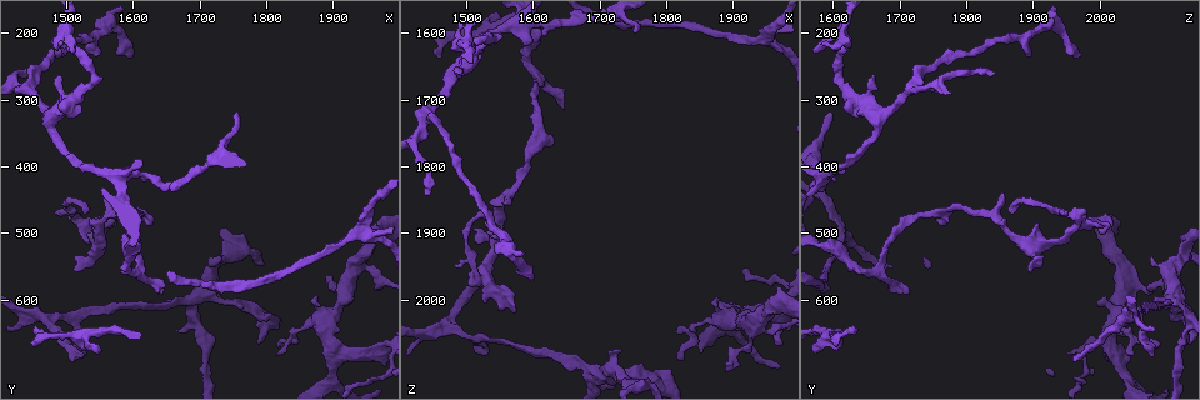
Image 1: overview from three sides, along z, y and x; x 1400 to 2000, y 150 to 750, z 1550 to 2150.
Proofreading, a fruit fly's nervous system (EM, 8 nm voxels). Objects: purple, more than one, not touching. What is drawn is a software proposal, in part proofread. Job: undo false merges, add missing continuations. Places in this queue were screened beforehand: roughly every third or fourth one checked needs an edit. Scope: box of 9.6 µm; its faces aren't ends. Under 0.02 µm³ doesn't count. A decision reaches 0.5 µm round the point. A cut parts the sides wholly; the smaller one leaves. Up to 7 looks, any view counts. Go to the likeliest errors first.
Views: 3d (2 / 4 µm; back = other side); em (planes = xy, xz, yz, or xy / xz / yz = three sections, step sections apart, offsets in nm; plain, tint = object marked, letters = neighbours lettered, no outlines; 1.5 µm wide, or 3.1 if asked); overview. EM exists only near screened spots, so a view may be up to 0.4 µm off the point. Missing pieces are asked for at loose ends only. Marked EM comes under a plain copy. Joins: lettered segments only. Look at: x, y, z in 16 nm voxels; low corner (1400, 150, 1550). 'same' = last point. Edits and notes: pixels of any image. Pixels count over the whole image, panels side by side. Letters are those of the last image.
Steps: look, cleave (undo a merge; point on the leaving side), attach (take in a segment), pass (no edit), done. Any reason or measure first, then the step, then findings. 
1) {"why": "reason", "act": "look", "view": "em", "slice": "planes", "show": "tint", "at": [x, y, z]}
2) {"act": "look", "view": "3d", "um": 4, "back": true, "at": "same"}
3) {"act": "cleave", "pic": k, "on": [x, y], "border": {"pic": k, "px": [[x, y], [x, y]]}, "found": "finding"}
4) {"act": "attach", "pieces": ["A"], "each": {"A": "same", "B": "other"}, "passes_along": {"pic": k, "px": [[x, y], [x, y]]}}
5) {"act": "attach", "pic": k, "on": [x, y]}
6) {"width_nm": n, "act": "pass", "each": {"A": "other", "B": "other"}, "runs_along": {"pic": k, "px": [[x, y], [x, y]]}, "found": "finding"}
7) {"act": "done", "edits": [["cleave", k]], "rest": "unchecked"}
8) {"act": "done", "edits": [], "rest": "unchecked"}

{"why": "free end", "act": "look", "view": "3d", "um": 2, "at": [1460, 645, 1630]}

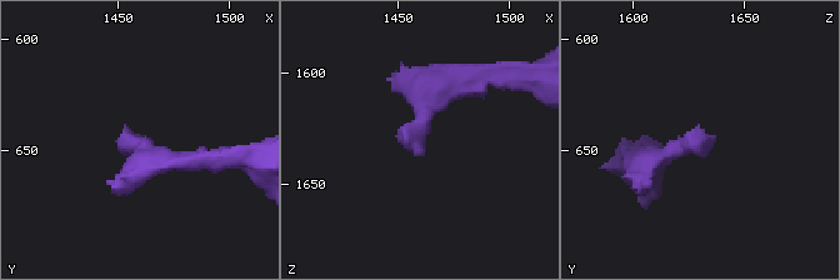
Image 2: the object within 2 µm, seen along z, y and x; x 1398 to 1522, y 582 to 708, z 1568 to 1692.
{"why": "shape alone is not enough", "act": "look", "view": "em", "slice": "xz", "step": 8, "show": "tint", "at": [1461, 643, 1637]}

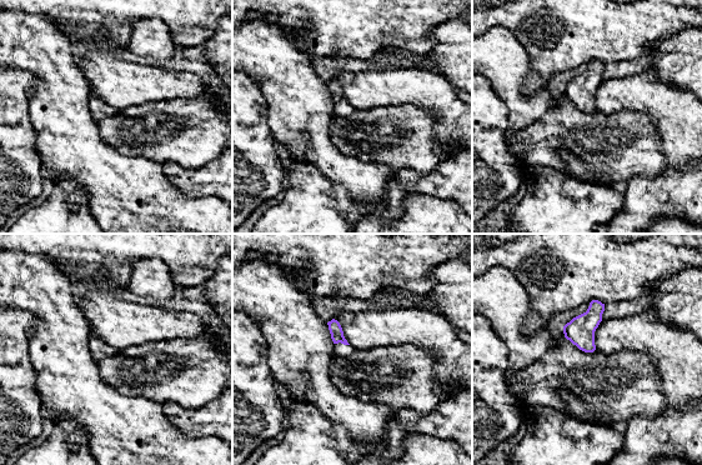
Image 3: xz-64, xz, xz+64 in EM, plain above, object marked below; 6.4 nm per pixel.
{"why": "another direction", "act": "look", "view": "em", "slice": "planes", "show": "letters", "at": "same"}

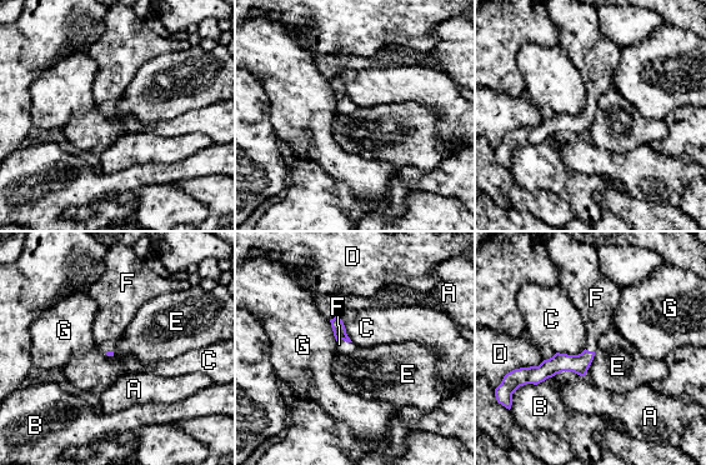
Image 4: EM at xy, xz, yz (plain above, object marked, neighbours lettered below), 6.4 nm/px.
{"longest_contact_nm": ["B", 260], "act": "attach", "pieces": ["F"], "each": {"A": "other", "B": "other", "C": "other", "D": "other", "E": "other", "F": "same", "G": "other"}, "found": "the neuron continues"}

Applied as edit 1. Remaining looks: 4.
{"act": "look", "view": "overview"}

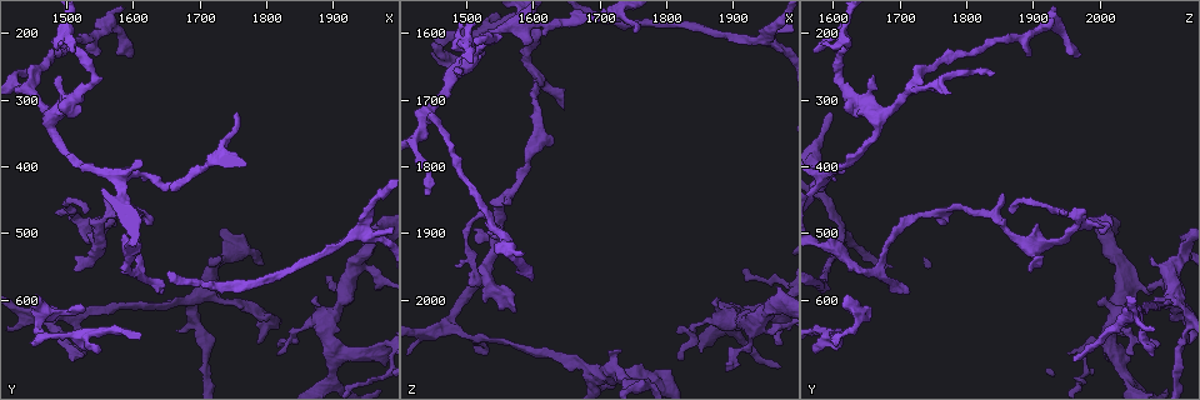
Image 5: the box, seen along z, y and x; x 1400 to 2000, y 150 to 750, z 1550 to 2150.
{"why": "an open end", "act": "look", "view": "3d", "um": 2, "back": true, "at": [1510, 690, 1960]}

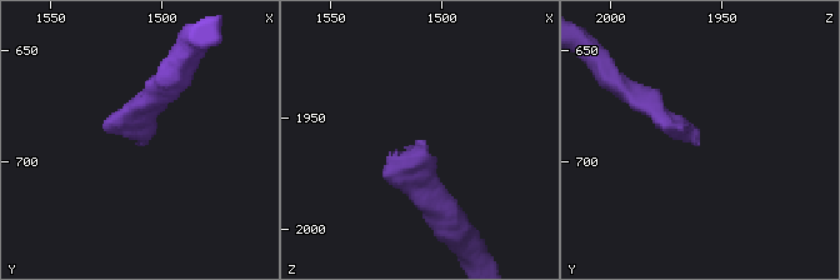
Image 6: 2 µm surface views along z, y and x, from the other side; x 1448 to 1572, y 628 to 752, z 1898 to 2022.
{"why": "now the EM", "act": "look", "view": "em", "slice": "planes", "show": "letters", "at": [1509, 691, 1960]}

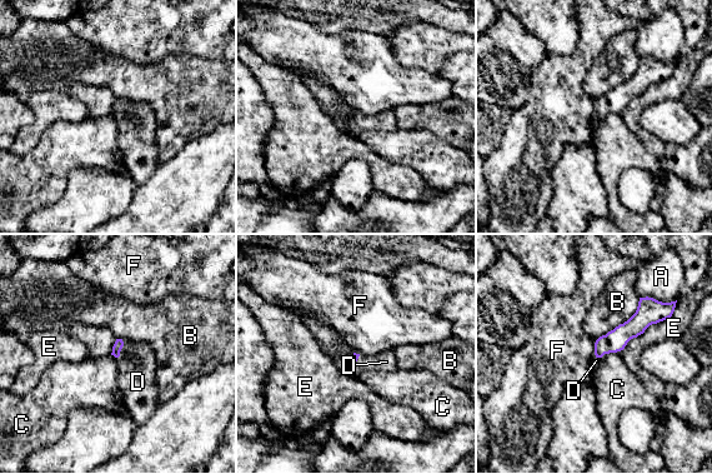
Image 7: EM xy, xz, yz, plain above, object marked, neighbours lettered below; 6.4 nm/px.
{"longest_contact_nm": ["E", 420], "act": "attach", "pieces": ["D"], "each": {"A": "other", "B": "other", "C": "other", "D": "same", "E": "other", "F": "other"}, "passes_along": {"pic": 7, "px": [[119, 343], [120, 349], [138, 382]]}, "found": "the neuron continues"}

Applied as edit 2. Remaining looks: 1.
{"why": "thin end", "act": "look", "view": "em", "slice": "planes", "show": "letters", "at": [1880, 610, 1995]}

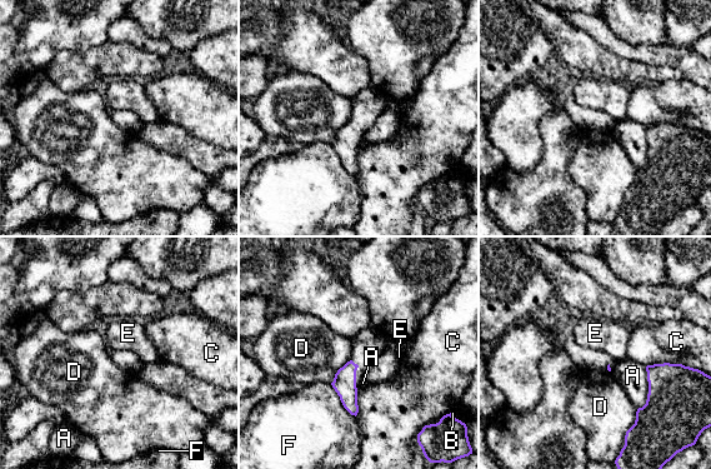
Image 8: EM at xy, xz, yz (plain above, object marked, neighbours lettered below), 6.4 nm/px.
{"act": "pass", "each": {"A": "other", "B": "other", "C": "other", "D": "other", "E": "other", "F": "other"}, "border": {"pic": 8, "px": [[637, 409], [619, 453]]}, "found": "no lettered segment goes on from it"}

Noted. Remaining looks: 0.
{"act": "done", "edits": [["attach", 4], ["attach", 7]], "rest": "unchecked"}

